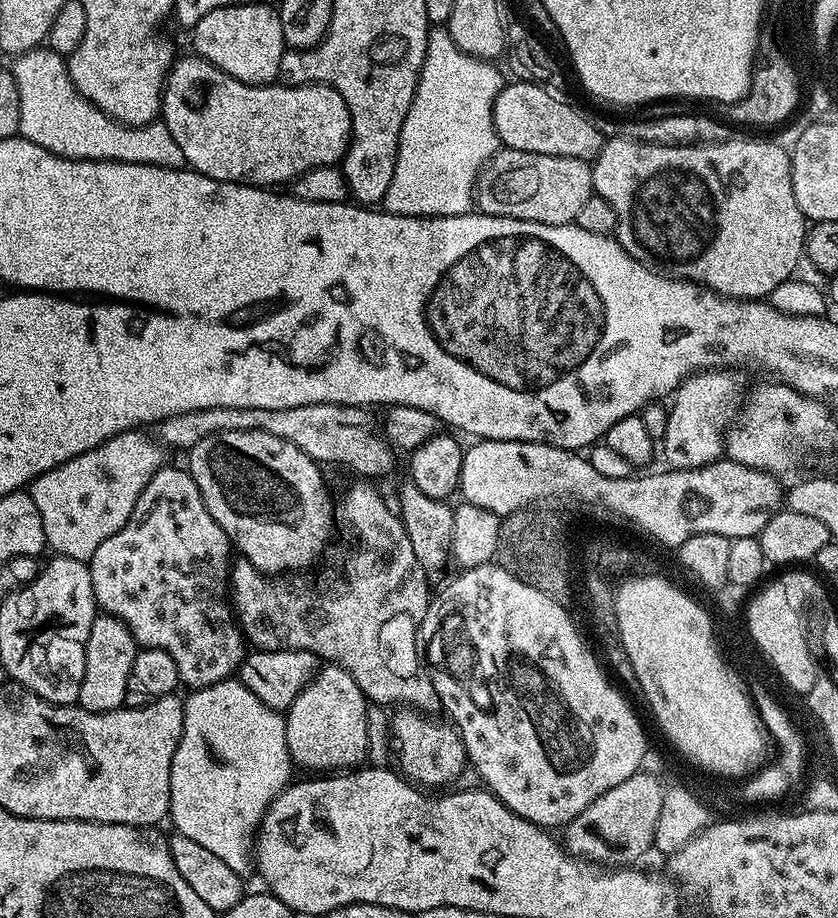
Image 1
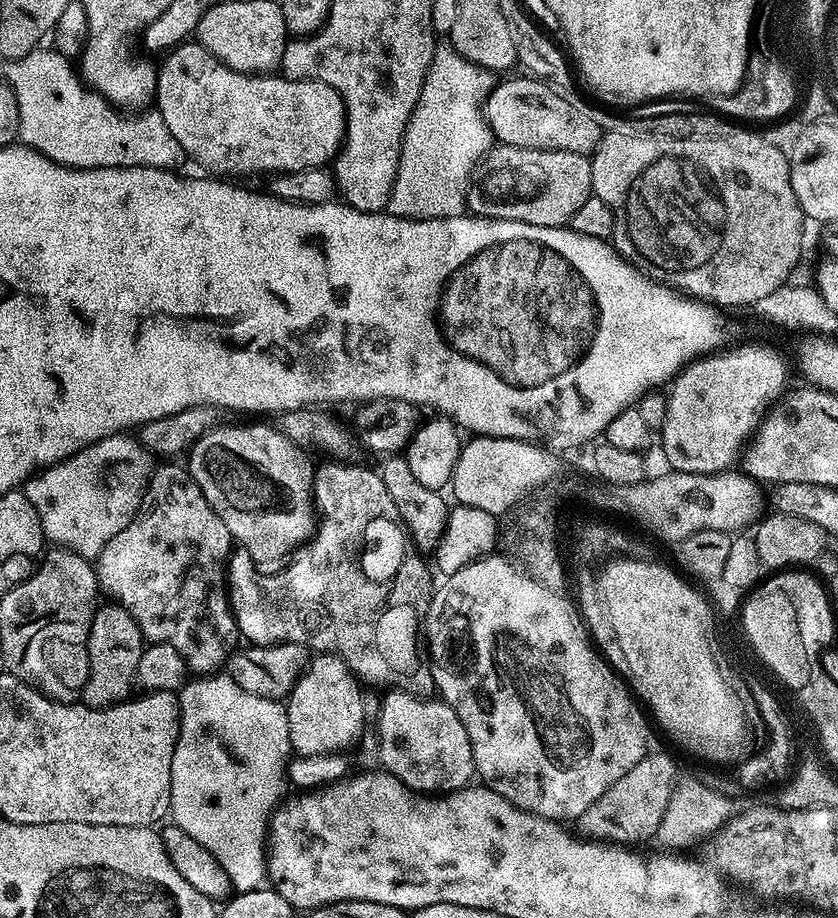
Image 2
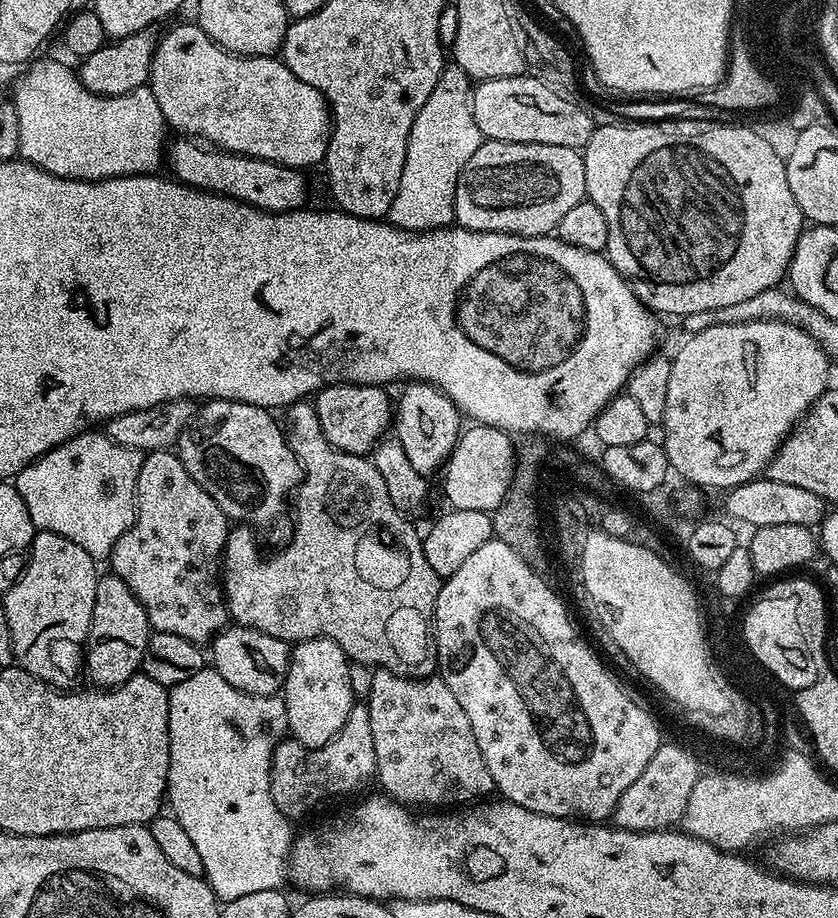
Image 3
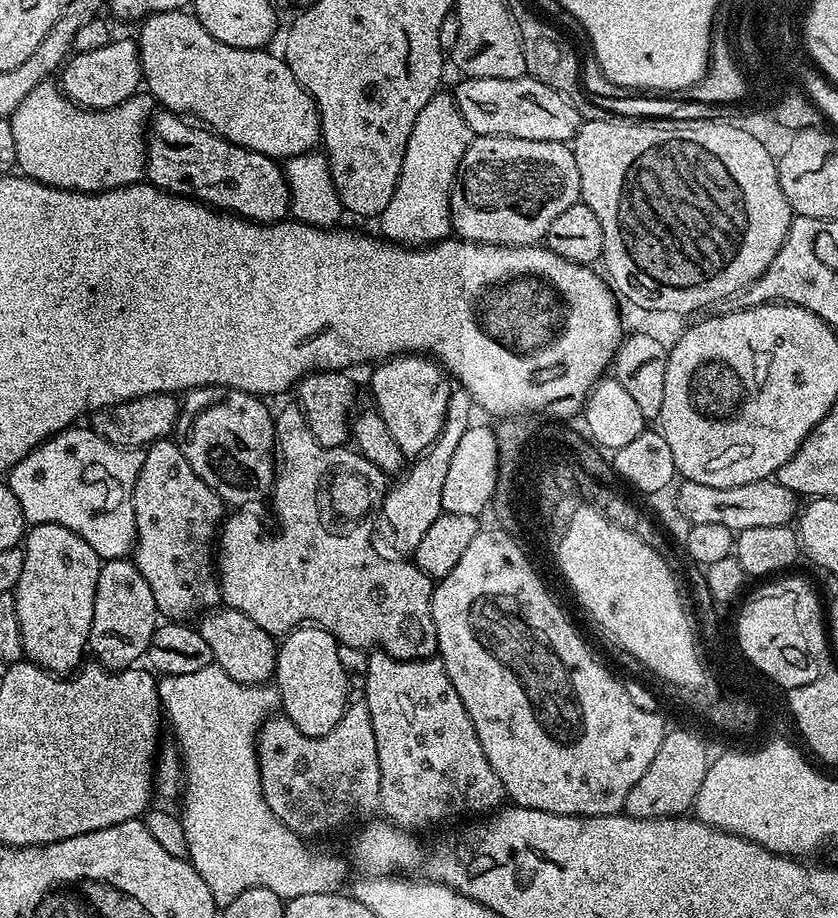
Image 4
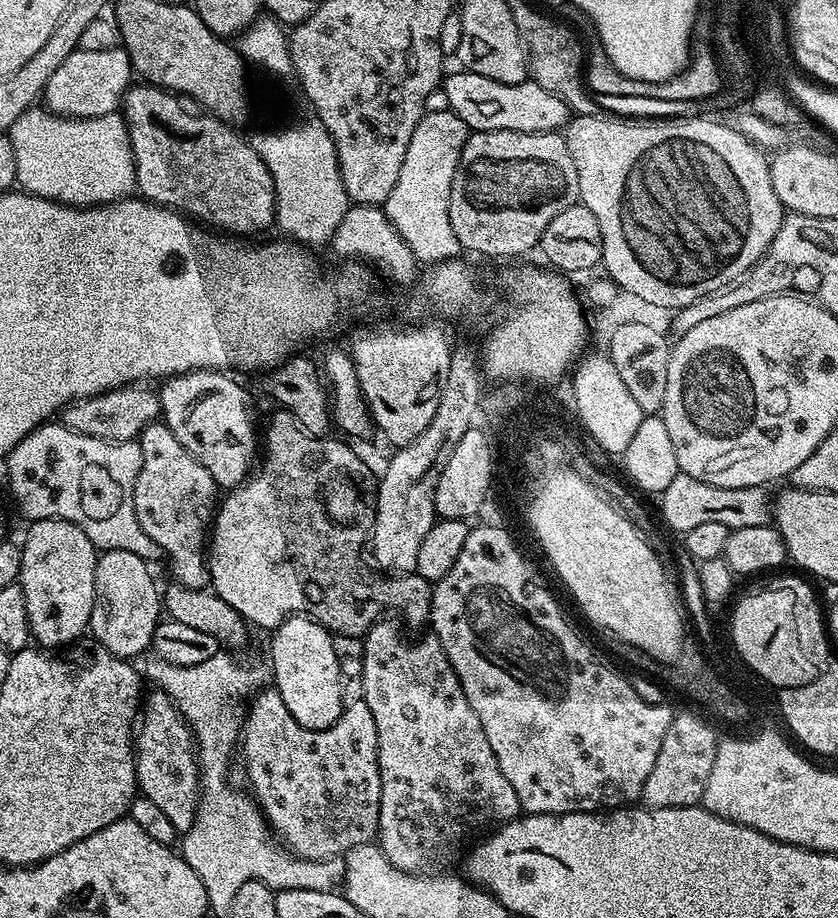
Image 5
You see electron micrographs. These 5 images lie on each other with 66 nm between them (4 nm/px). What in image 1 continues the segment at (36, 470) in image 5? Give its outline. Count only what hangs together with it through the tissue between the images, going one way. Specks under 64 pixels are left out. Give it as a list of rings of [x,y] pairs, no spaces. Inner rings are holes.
[[[140,430],[123,432],[106,442],[102,442],[94,450],[86,450],[86,454],[78,454],[78,458],[70,458],[62,466],[36,477],[30,485],[30,495],[34,498],[34,506],[38,506],[38,514],[42,514],[42,530],[44,539],[53,553],[69,556],[85,562],[92,559],[94,550],[106,542],[134,514],[134,506],[150,478],[158,469],[165,467],[166,449],[159,440],[151,435],[143,436]]]

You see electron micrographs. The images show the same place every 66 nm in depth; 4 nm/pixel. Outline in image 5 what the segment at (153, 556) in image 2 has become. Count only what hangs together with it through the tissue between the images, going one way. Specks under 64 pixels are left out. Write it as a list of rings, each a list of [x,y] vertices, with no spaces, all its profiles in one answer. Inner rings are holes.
[[[157,422],[146,426],[138,437],[142,450],[142,470],[134,486],[134,510],[142,530],[168,555],[168,568],[182,588],[207,589],[208,562],[206,533],[218,507],[218,485],[210,478],[210,470],[174,438],[168,425]]]

